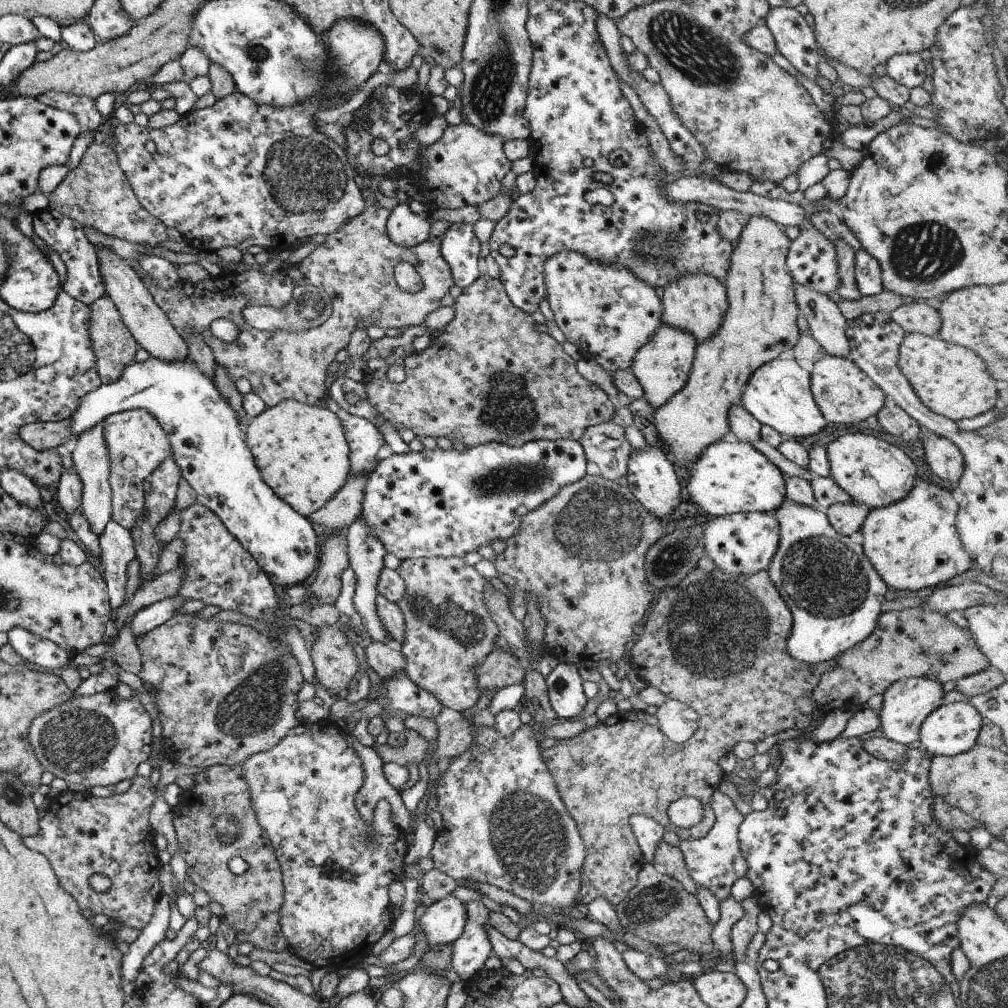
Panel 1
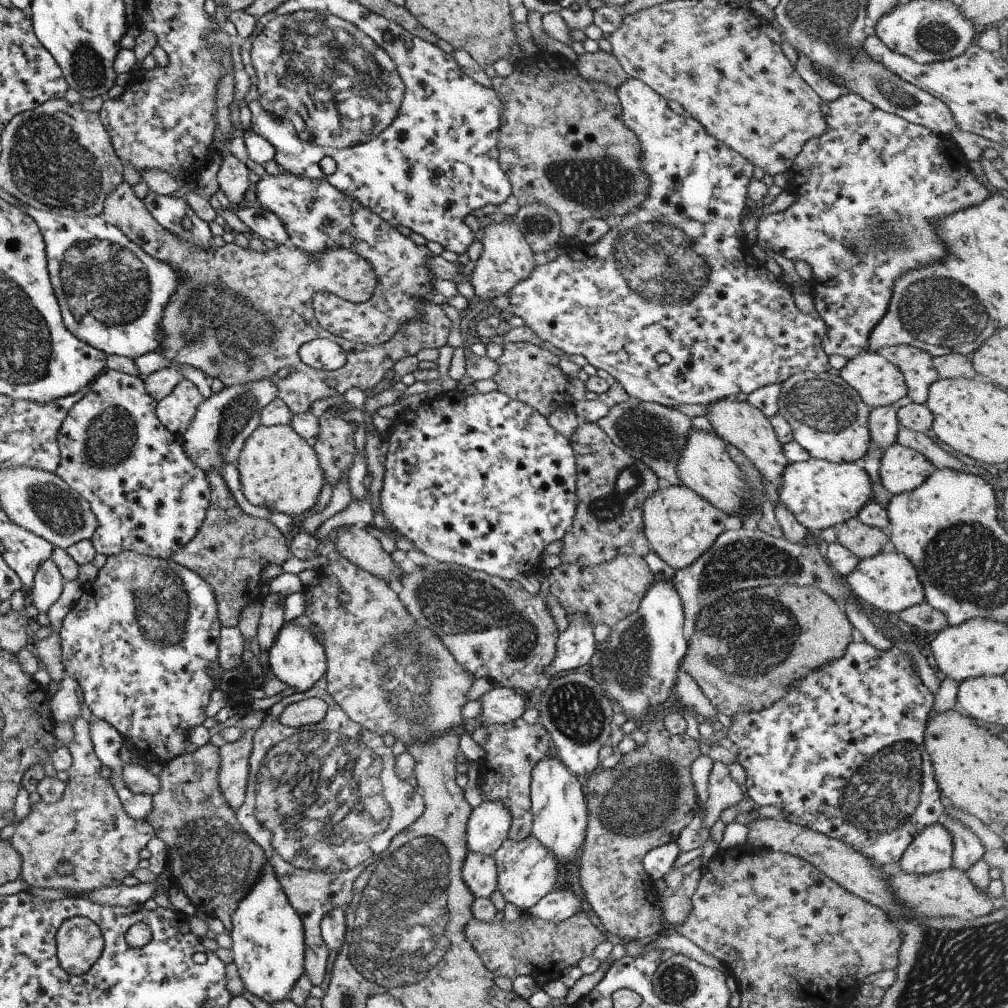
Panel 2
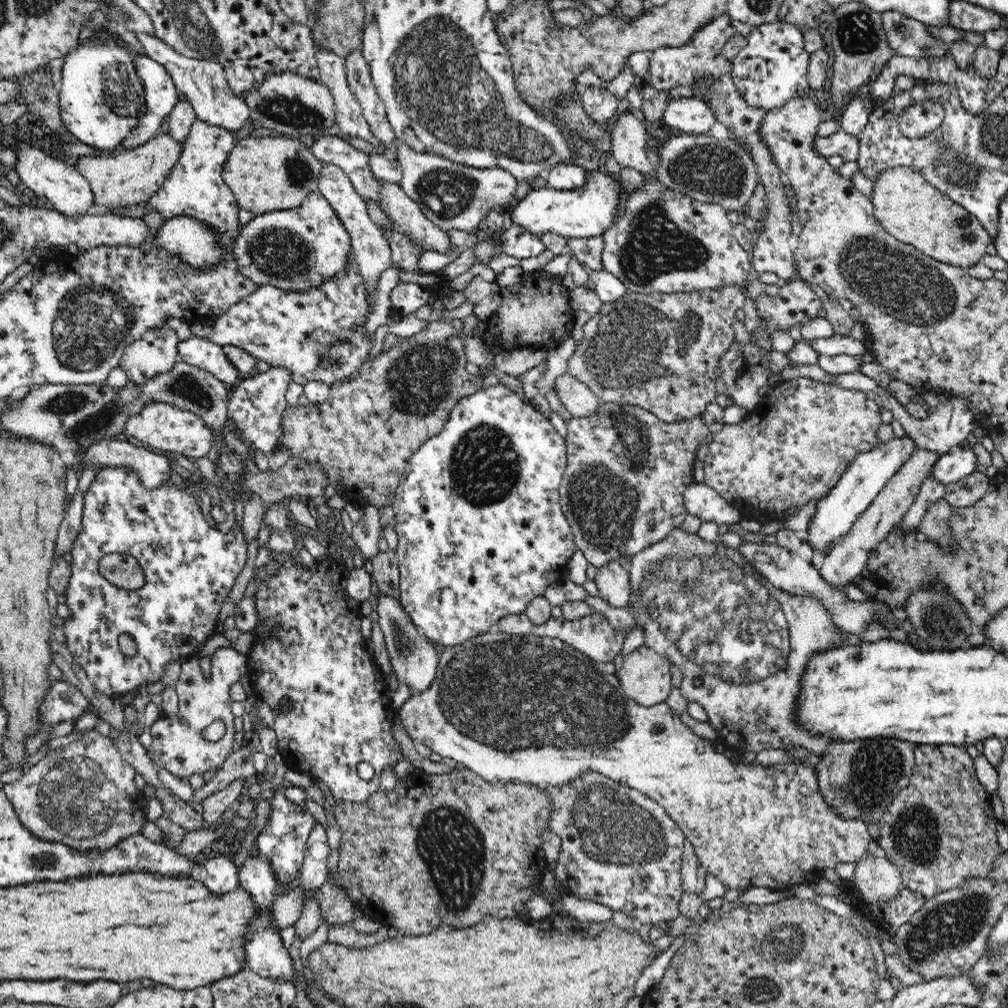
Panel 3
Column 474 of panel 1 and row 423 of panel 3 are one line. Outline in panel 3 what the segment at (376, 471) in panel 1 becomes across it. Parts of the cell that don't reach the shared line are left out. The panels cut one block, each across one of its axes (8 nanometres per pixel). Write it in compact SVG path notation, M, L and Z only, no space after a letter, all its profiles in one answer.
M491 385L474 394L461 397L451 408L444 428L436 436L421 444L409 458L404 476L395 490L394 528L398 537L395 550L397 556L399 580L399 600L411 617L413 623L424 630L425 636L437 642L441 647L453 647L465 643L473 636L483 635L492 630L502 618L524 613L530 601L536 596L544 596L548 586L554 586L566 580L567 564L577 551L573 532L561 507L559 487L567 465L567 446L565 438L555 426L538 413L523 396L504 385Z

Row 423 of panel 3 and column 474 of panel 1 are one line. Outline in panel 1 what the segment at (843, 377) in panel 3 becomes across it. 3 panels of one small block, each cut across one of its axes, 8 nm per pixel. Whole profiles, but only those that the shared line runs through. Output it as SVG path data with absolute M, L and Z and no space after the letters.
M479 899L465 904L466 920L461 936L451 944L451 969L457 973L461 981L472 981L475 976L484 971L483 964L493 955L491 944L485 932L486 918L489 910Z

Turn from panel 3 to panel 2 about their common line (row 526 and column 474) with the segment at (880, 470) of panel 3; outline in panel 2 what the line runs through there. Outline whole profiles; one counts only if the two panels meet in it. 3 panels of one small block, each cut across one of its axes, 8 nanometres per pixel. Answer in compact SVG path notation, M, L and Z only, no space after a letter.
M482 800L466 822L466 850L492 855L508 838L510 812L499 801Z

